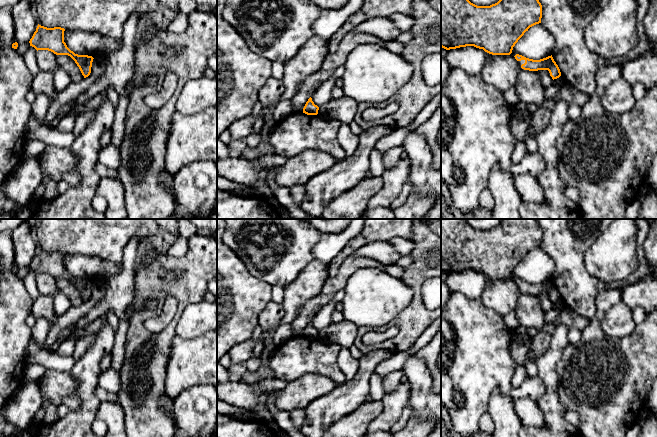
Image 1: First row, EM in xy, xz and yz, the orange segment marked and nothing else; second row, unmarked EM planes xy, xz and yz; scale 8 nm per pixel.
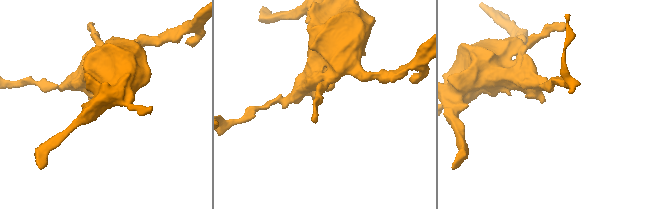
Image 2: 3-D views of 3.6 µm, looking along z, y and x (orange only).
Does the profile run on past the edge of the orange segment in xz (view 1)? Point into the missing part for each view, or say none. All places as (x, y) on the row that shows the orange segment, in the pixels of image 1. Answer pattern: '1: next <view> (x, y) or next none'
1: next none

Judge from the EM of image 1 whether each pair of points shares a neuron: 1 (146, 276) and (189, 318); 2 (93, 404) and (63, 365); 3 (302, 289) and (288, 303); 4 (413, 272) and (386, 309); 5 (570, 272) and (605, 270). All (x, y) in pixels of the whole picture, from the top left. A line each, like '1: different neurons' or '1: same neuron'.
1: different neurons
2: different neurons
3: same neuron
4: different neurons
5: different neurons

